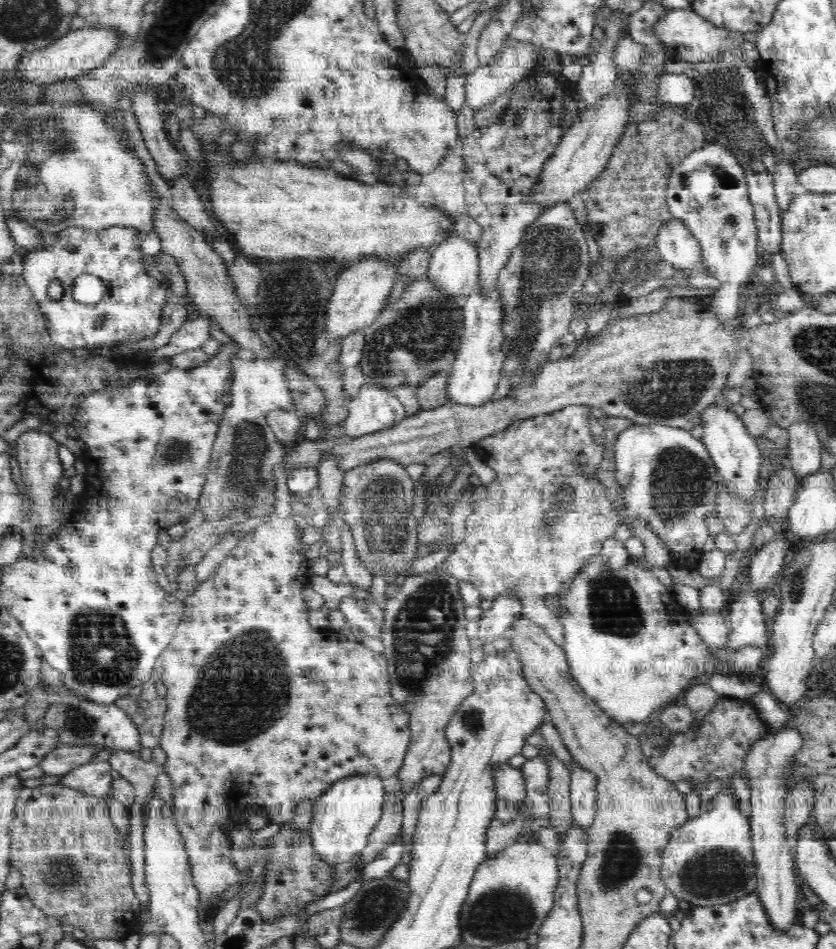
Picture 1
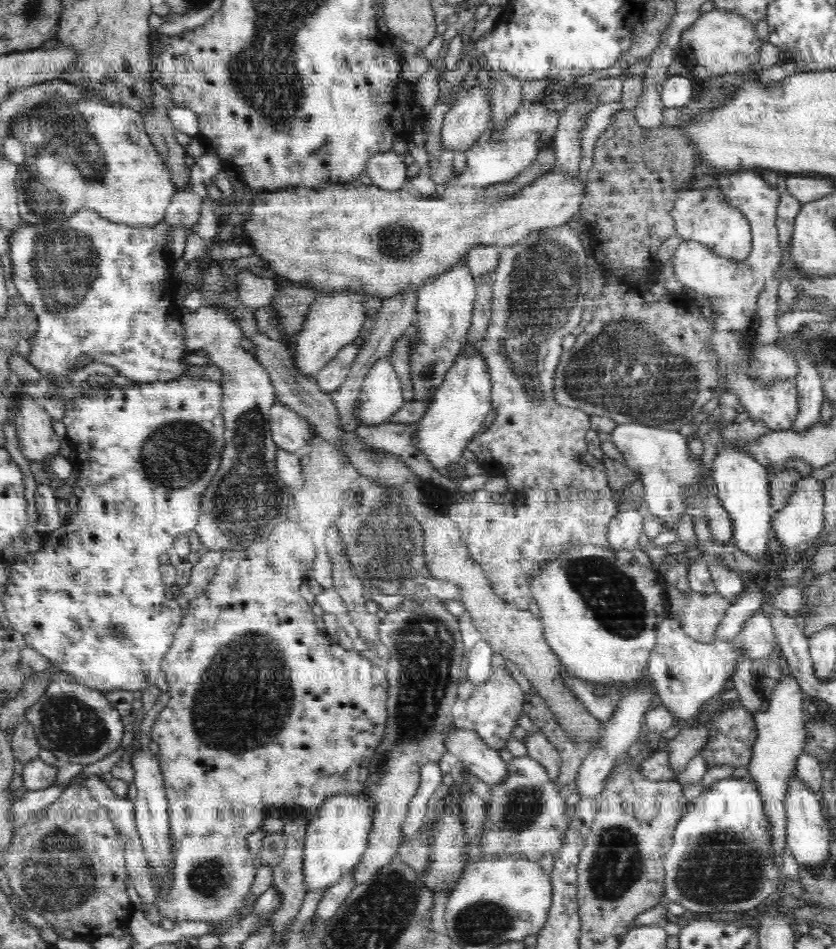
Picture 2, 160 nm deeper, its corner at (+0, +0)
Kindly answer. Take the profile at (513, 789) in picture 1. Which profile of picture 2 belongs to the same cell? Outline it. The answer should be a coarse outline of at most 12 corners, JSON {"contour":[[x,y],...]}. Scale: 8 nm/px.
{"contour":[[452,728],[448,758],[465,762],[490,786],[507,763],[473,732]]}

